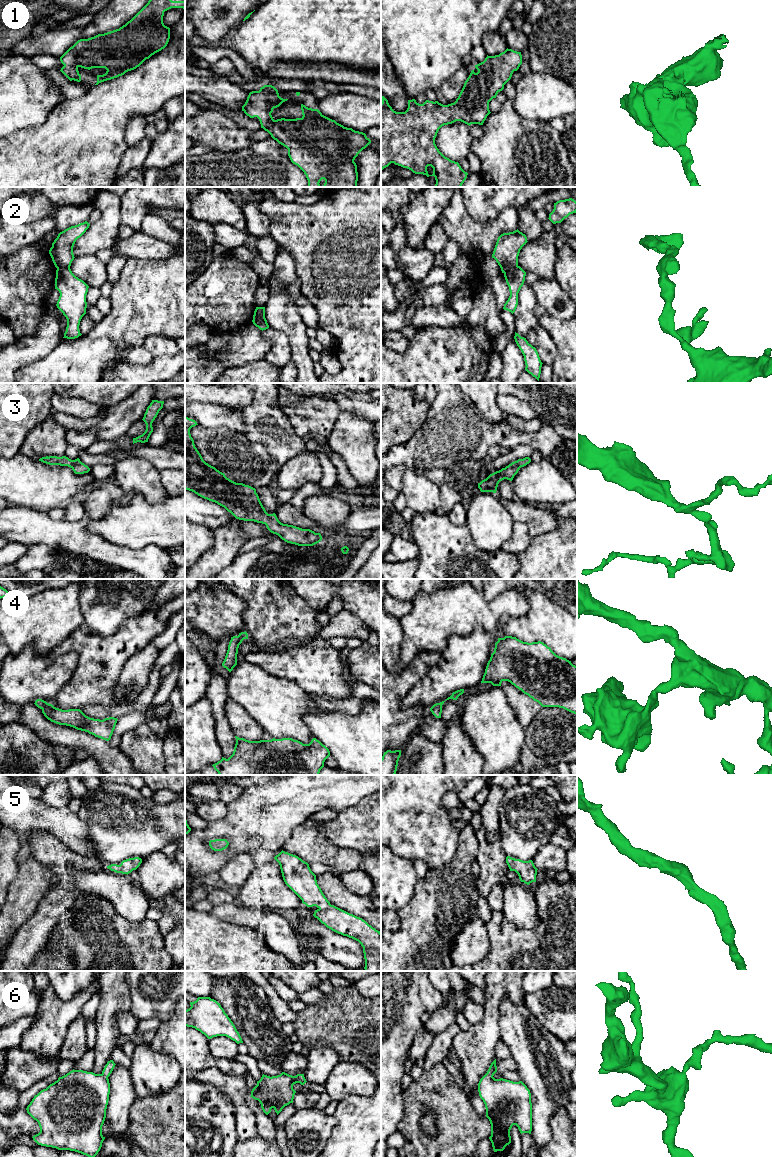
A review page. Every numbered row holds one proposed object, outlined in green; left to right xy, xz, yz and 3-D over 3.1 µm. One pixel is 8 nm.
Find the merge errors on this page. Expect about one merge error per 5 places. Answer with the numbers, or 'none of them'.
2

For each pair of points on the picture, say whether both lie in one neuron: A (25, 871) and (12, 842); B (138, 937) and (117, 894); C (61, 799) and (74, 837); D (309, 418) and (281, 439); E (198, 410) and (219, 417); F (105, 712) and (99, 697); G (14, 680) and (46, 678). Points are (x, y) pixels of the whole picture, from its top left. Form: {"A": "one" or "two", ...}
{"A": "two", "B": "two", "C": "two", "D": "two", "E": "one", "F": "two", "G": "one"}

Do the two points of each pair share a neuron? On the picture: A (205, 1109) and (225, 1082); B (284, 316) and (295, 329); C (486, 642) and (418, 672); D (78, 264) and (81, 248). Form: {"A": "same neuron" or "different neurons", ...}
{"A": "different neurons", "B": "same neuron", "C": "different neurons", "D": "different neurons"}

